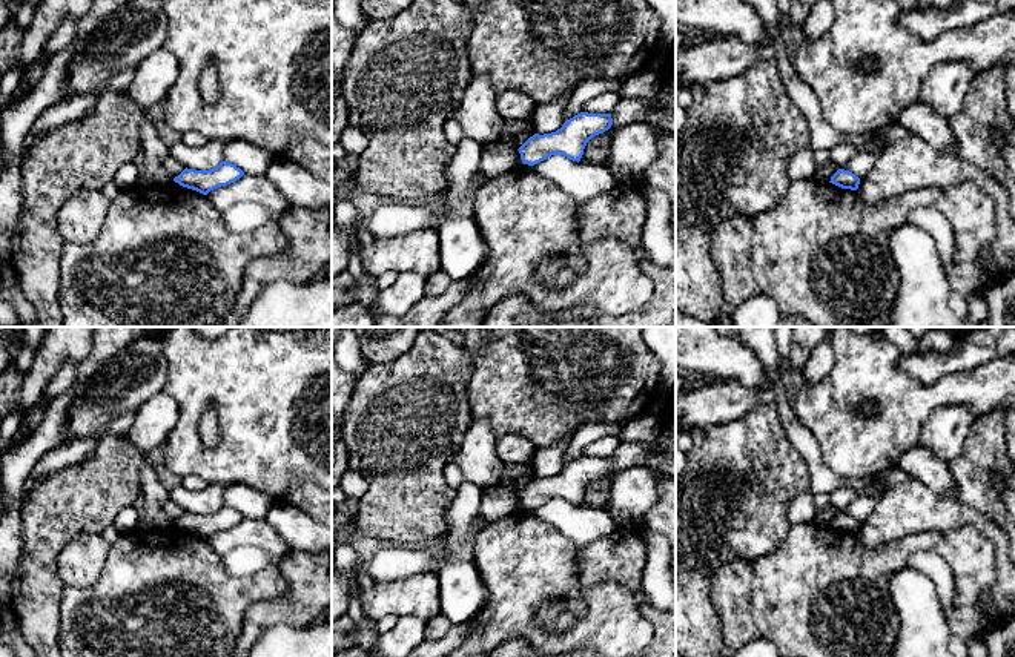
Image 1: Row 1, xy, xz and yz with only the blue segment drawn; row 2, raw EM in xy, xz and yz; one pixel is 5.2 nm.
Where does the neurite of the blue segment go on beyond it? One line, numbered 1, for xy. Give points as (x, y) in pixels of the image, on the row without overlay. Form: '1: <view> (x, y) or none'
1: none

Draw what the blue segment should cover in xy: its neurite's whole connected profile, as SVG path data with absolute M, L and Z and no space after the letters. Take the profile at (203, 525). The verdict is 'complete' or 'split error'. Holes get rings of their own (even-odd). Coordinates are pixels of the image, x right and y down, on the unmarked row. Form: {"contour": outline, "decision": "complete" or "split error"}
{"contour": "M221 505L215 513L195 514L184 513L178 520L174 522L183 531L197 534L207 539L210 534L235 527L244 519L244 516L232 507Z", "decision": "complete"}

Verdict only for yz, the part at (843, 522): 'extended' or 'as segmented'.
as segmented

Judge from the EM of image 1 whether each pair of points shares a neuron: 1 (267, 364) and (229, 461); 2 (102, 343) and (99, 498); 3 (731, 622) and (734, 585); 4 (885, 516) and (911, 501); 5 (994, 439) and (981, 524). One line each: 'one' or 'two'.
1: one
2: two
3: one
4: one
5: two

